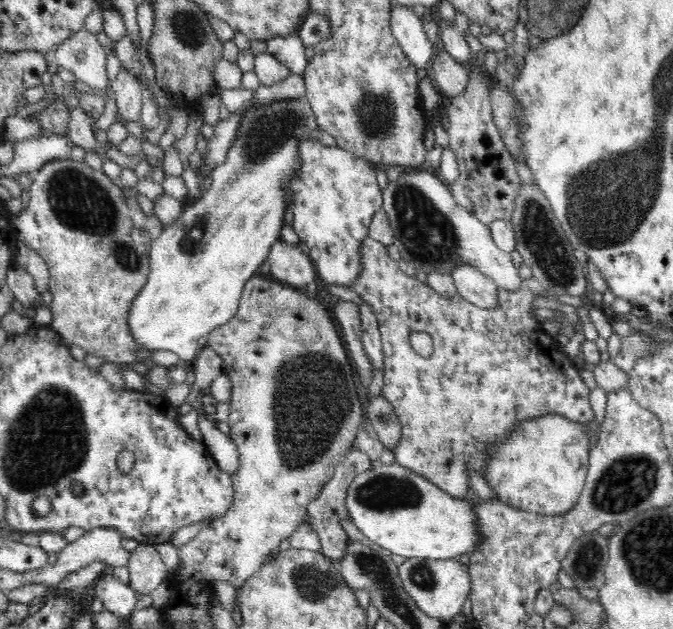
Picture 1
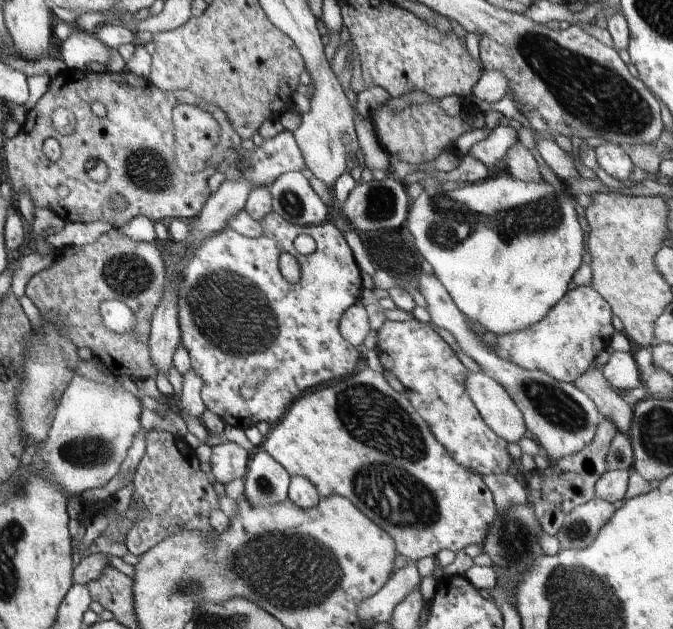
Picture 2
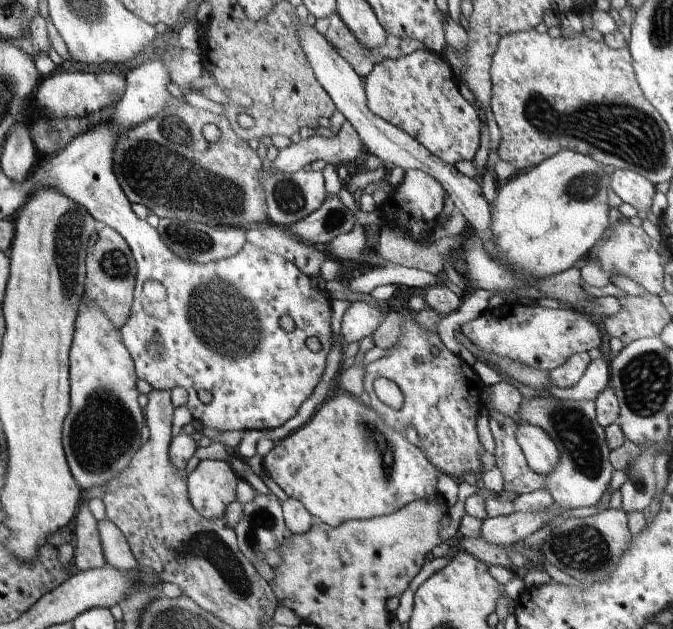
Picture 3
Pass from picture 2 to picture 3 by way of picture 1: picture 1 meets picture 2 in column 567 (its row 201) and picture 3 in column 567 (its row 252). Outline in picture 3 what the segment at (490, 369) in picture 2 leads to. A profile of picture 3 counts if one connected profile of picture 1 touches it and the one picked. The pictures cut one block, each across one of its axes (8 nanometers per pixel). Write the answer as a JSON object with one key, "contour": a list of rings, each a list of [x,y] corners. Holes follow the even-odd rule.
{"contour":[[[551,396],[549,398],[529,398],[529,400],[521,402],[519,418],[531,426],[543,428],[559,450],[557,466],[553,468],[551,474],[547,474],[543,478],[545,488],[551,494],[551,498],[555,500],[555,504],[559,504],[563,510],[595,506],[601,500],[603,492],[607,490],[609,480],[611,480],[611,472],[613,472],[613,466],[609,464],[609,446],[605,440],[605,428],[595,422],[595,402],[577,402],[577,400],[569,402],[569,400],[557,400]]]}

